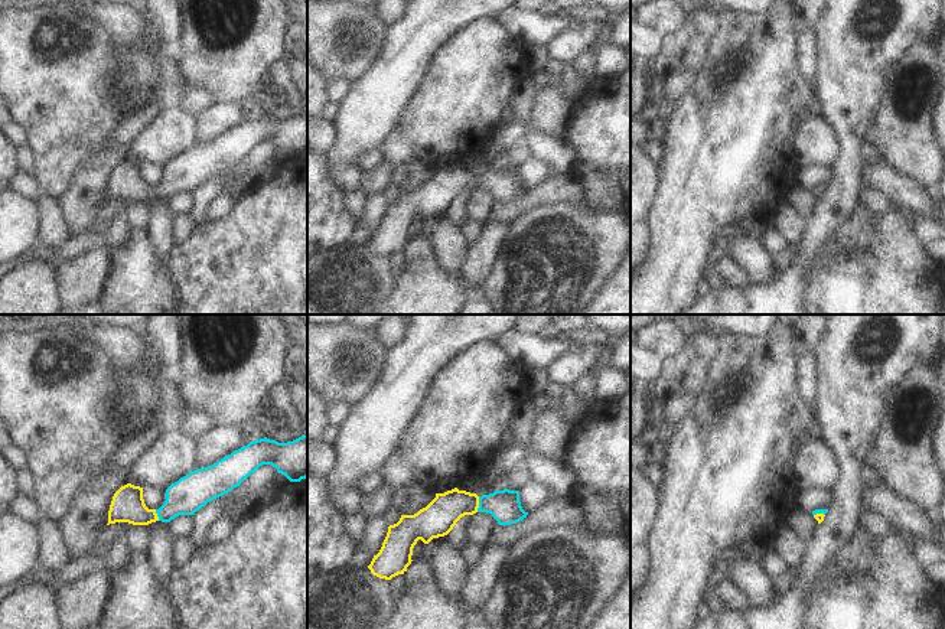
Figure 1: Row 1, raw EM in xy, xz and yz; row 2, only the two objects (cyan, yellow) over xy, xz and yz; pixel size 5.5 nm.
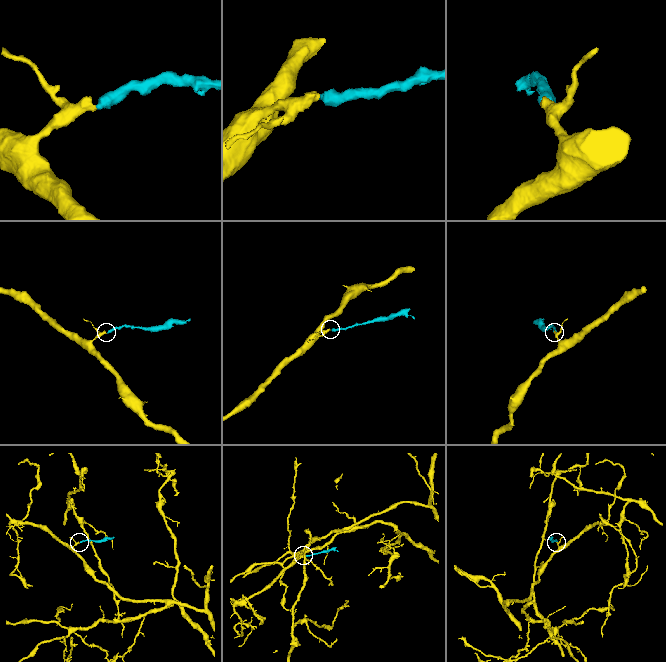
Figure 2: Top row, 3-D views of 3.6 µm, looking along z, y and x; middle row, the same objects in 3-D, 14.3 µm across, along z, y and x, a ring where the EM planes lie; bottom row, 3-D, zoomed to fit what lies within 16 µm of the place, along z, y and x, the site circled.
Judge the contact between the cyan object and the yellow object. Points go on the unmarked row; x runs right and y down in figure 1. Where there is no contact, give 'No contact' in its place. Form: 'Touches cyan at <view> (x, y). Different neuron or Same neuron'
Touches cyan at xz (479, 181). Same neuron.

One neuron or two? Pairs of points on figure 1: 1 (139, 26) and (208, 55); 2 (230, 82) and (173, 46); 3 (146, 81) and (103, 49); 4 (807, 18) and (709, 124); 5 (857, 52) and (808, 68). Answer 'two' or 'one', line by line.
1: two
2: two
3: two
4: two
5: two

